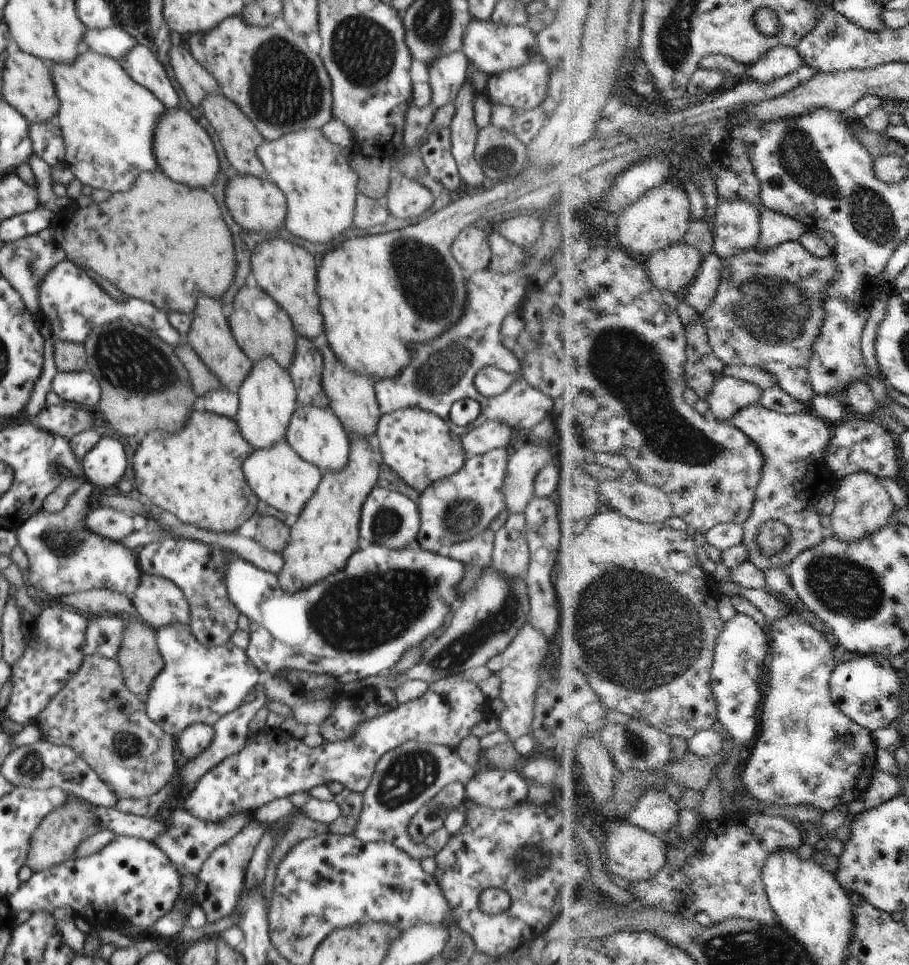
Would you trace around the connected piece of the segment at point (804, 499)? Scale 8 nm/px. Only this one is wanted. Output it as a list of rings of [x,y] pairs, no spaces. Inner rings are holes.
[[[760,404],[741,408],[739,412],[733,413],[731,424],[743,430],[755,444],[759,444],[765,456],[763,480],[757,488],[756,504],[751,519],[743,525],[745,538],[742,544],[749,548],[749,561],[763,572],[767,573],[774,563],[777,568],[786,570],[797,556],[813,546],[819,546],[825,540],[817,506],[821,498],[835,490],[839,483],[829,469],[826,459],[836,425],[817,417],[814,412],[785,414]],[[769,520],[781,520],[791,530],[791,542],[783,552],[775,554],[775,559],[765,556],[761,552],[761,546],[757,544],[759,526]]]

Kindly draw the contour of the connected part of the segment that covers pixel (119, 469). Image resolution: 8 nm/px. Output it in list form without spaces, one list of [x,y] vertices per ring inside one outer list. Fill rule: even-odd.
[[[100,437],[97,444],[84,454],[80,466],[84,479],[96,490],[103,491],[107,486],[116,486],[127,462],[123,447],[115,438]]]

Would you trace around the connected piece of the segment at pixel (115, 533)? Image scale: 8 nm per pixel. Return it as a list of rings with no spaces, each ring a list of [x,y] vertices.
[[[97,505],[87,510],[83,524],[89,532],[113,541],[125,538],[133,530],[133,520],[129,514]]]

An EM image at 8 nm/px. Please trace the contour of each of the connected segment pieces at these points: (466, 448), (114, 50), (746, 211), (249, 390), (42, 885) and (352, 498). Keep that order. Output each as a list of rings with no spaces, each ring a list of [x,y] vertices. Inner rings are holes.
[[[499,418],[485,420],[483,424],[461,436],[464,458],[477,456],[491,449],[508,447],[512,429]]]
[[[112,24],[99,30],[85,29],[83,44],[101,56],[110,56],[111,60],[121,62],[121,58],[131,52],[137,42],[125,30]]]
[[[749,200],[718,201],[714,254],[722,260],[757,248],[762,236],[761,212]]]
[[[265,356],[251,365],[251,370],[237,388],[236,395],[237,414],[231,420],[254,449],[272,447],[283,440],[296,405],[295,387],[288,370],[283,370],[273,358]]]
[[[115,835],[115,840],[105,844],[99,852],[87,857],[74,857],[65,860],[47,871],[39,871],[25,881],[20,881],[15,889],[7,896],[8,906],[11,912],[19,910],[43,911],[51,913],[55,908],[69,906],[73,914],[89,924],[90,929],[109,928],[110,930],[125,929],[131,935],[142,936],[153,922],[157,922],[161,916],[165,916],[171,908],[181,890],[181,874],[165,858],[165,854],[153,844],[139,838]]]
[[[351,435],[345,466],[337,472],[321,472],[321,482],[313,496],[289,525],[288,544],[281,554],[283,564],[276,575],[280,590],[298,592],[345,568],[349,556],[358,548],[358,525],[363,502],[376,485],[379,464],[373,457],[373,450],[364,436]]]

